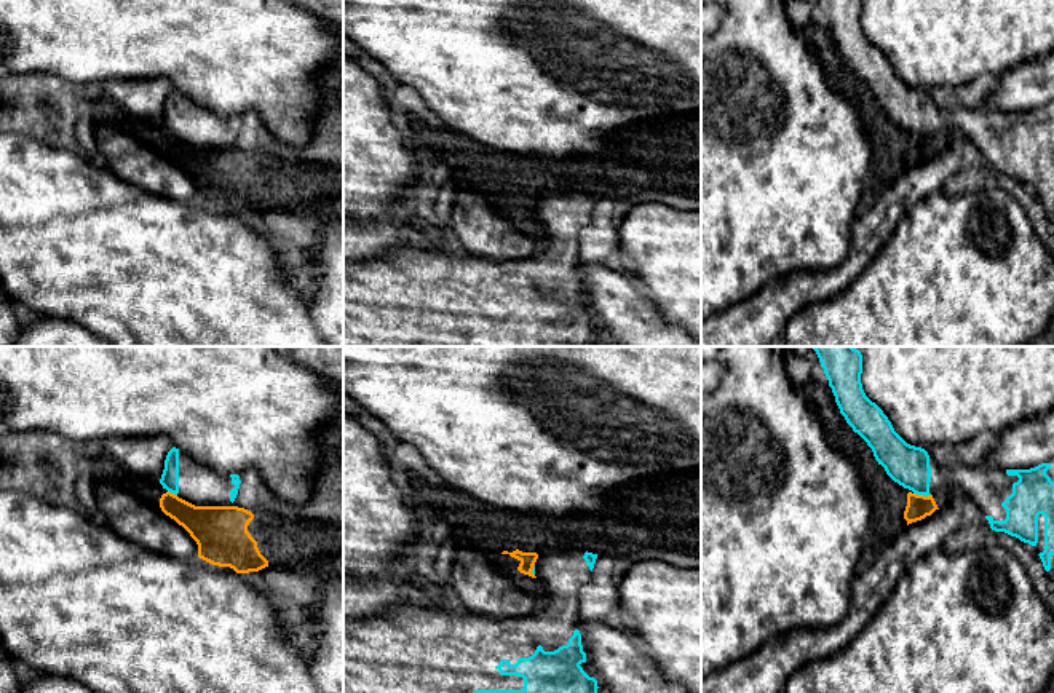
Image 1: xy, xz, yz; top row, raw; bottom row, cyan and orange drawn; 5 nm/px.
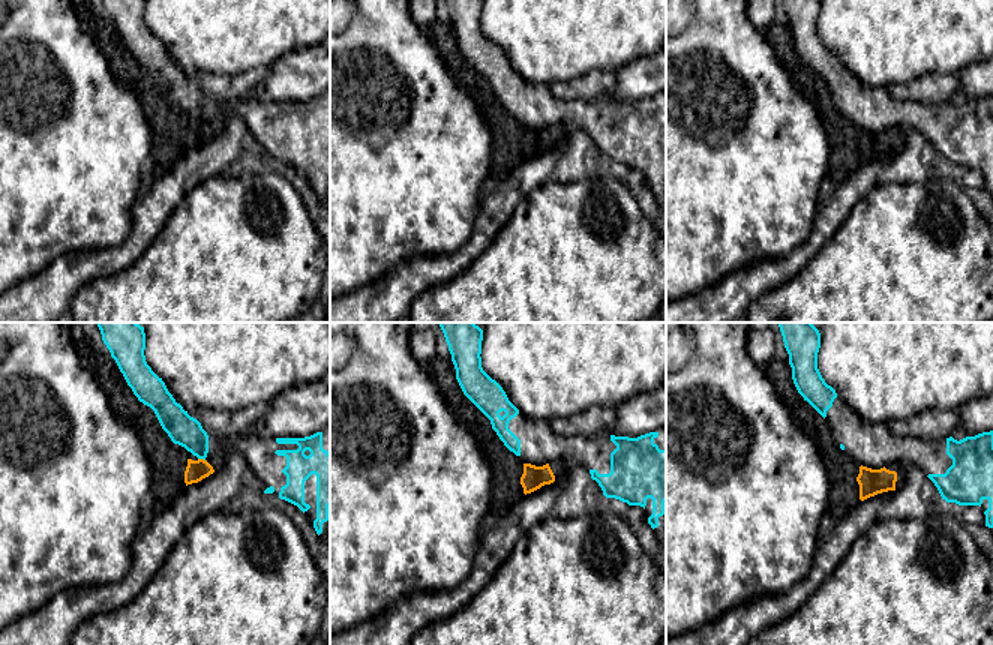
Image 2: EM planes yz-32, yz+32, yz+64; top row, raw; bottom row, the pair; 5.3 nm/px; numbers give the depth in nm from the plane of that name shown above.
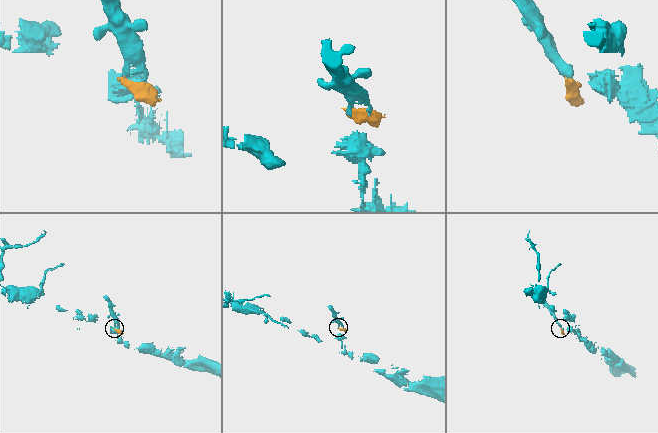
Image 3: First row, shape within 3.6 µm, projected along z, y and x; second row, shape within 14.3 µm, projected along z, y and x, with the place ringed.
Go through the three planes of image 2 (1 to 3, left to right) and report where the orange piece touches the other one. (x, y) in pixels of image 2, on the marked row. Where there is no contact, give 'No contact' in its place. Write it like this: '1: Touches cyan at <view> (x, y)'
1: Touches cyan at yz-32 (201, 458)
2: No contact
3: No contact

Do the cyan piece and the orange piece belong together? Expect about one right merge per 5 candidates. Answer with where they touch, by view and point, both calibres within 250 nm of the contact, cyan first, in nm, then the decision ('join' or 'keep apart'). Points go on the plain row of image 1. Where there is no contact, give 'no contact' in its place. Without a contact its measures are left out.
yz (922, 136) | 200/120 nm | keep apart

